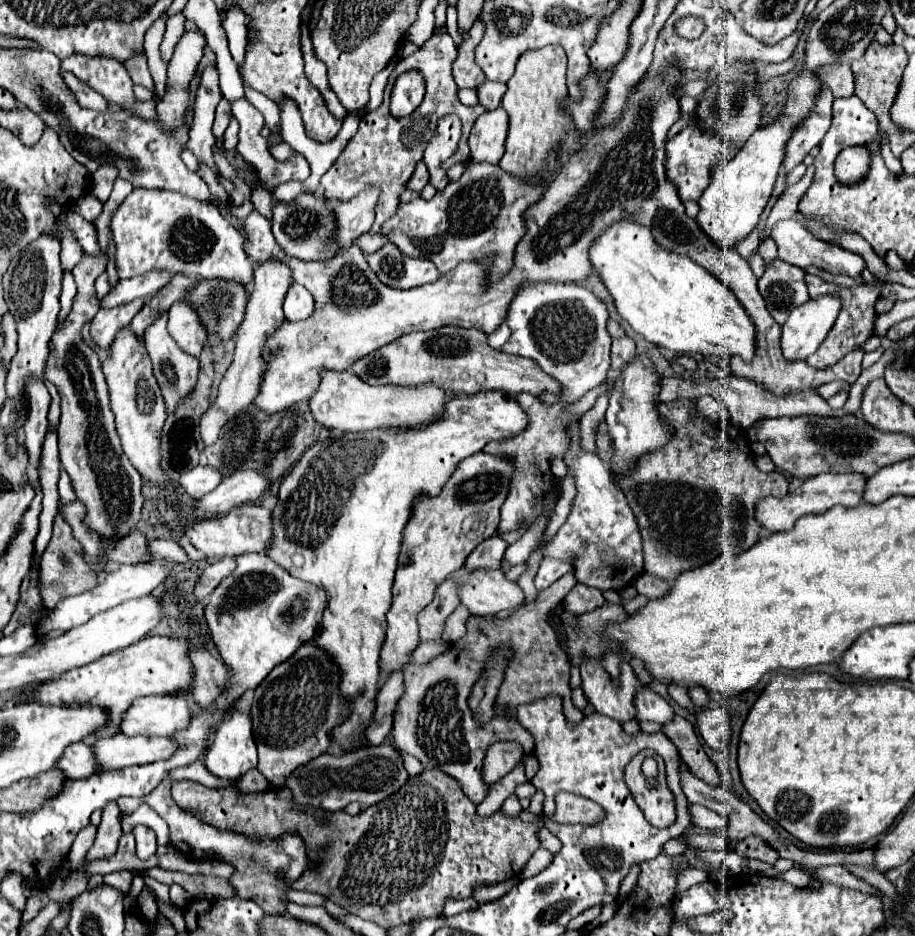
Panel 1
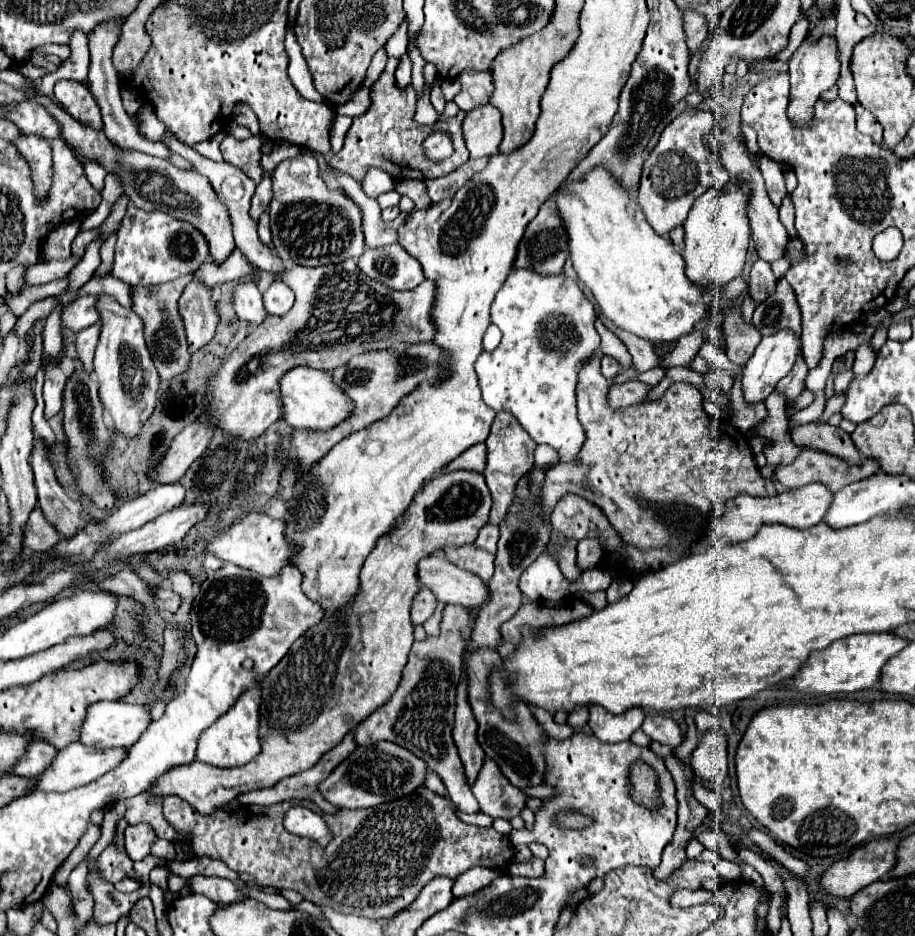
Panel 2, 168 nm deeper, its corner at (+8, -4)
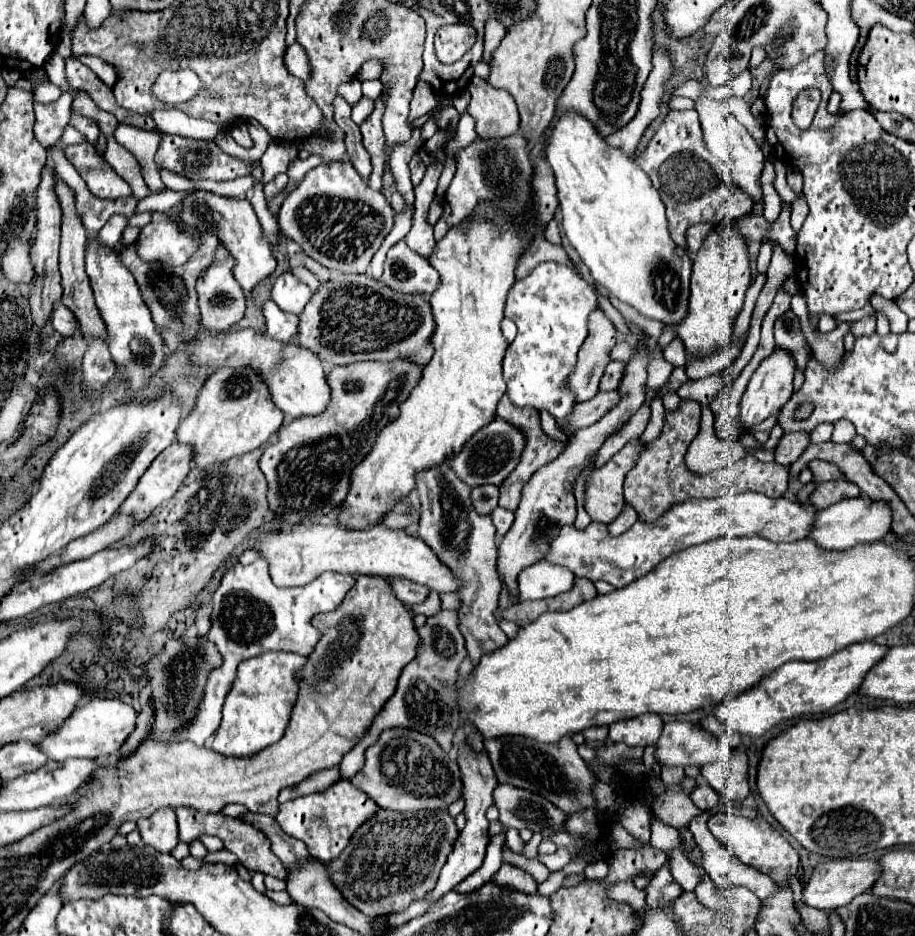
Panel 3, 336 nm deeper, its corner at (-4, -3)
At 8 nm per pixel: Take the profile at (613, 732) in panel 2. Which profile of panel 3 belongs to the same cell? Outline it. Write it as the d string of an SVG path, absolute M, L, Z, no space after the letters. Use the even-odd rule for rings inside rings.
M642 714L634 720L624 720L618 724L610 724L610 740L622 742L626 746L654 746L662 732L662 718L658 714Z

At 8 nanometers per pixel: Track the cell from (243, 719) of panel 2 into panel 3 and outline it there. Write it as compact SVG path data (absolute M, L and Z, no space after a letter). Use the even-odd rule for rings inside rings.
M270 650L244 660L238 666L234 686L226 696L222 722L216 730L212 748L224 756L248 756L278 742L284 734L284 728L288 726L290 712L296 704L296 696L300 690L298 672L304 668L306 662L306 656L280 650Z

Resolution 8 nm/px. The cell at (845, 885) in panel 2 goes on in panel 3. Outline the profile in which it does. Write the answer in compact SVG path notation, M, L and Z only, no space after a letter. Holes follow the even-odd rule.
M830 860L814 868L810 880L802 888L802 902L818 910L834 910L850 904L858 894L868 892L878 878L878 862L874 860Z

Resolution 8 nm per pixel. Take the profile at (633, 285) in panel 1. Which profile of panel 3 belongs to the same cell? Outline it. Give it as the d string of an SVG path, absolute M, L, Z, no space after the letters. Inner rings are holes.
M556 112L544 152L558 188L562 226L594 280L622 302L634 306L642 316L678 326L686 318L692 260L670 238L664 204L646 172L638 168L630 156L606 144L594 124L578 112Z

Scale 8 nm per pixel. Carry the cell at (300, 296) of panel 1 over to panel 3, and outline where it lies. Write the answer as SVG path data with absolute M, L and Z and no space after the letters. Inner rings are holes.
M290 270L280 274L272 288L272 300L278 304L280 310L290 314L302 314L310 298L312 290L302 280L298 280Z

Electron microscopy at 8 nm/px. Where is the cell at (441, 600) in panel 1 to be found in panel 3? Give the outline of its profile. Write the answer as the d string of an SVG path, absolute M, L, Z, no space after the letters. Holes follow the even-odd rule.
M382 576L382 578L388 582L390 590L402 604L420 604L426 600L426 596L430 592L426 586L414 584L406 578L398 578L398 576Z

